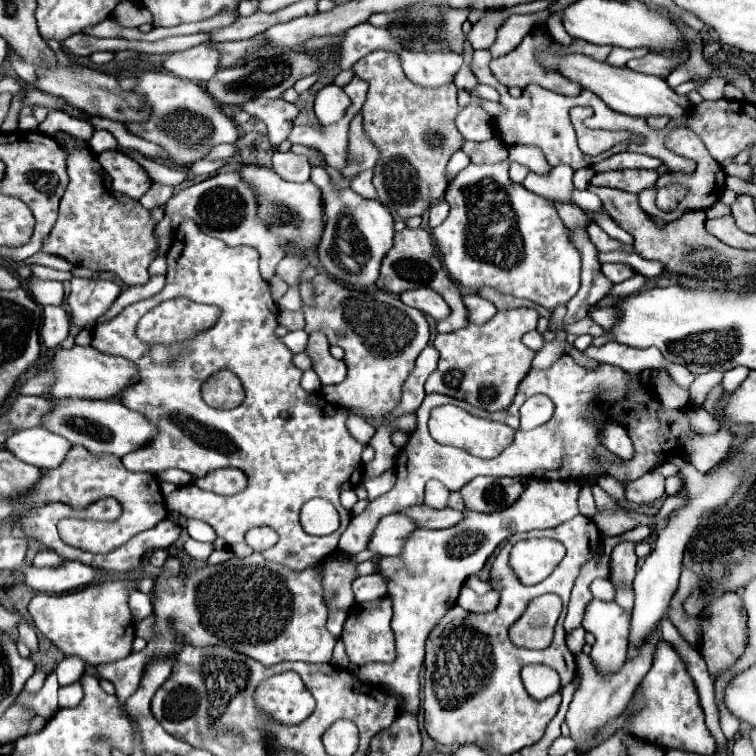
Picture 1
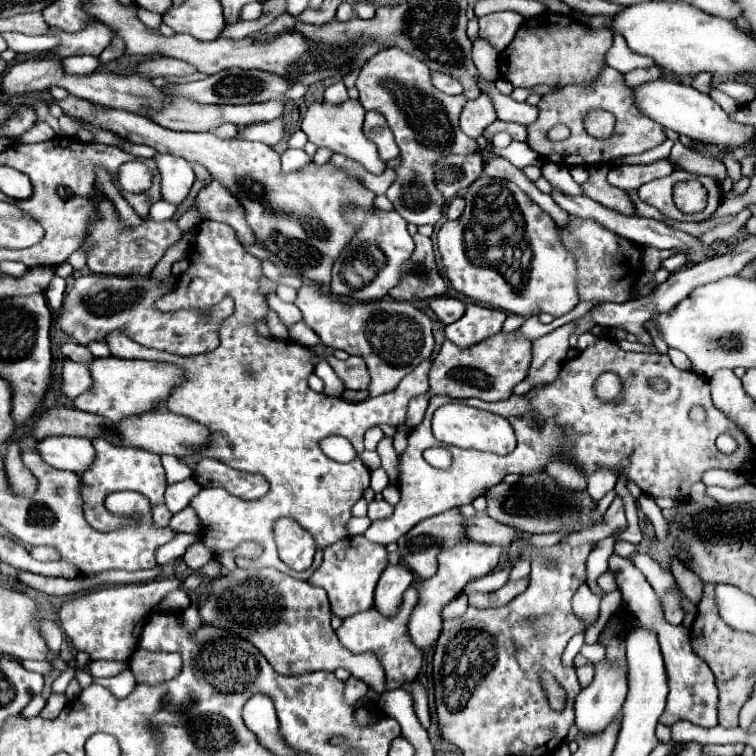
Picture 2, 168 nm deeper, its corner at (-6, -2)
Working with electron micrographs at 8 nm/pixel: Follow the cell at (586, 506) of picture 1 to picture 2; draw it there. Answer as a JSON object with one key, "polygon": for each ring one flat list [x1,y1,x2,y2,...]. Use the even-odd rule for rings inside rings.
{"polygon":[[598,467,590,477,588,477,588,493,594,501,600,501,608,491,614,489,616,485,616,471,612,471,610,467]]}

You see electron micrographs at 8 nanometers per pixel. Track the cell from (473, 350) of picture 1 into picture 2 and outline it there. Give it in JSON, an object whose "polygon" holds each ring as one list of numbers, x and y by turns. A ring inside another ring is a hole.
{"polygon":[[516,333,510,335,494,335,470,349,462,349,450,341,444,341,440,353,432,361,432,369,428,373,430,389,425,395,413,398,408,406,406,427,412,429,424,418,430,397,434,395,448,395,452,399,476,397,482,401,502,401,512,395,514,385,524,381,528,367,532,361,532,341,518,337]]}

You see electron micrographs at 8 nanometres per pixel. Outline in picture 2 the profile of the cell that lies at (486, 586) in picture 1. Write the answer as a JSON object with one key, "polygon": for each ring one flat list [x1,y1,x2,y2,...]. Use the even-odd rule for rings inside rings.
{"polygon":[[521,560,513,567,510,572,509,581,515,581,526,577,530,574,530,561,529,560]]}

